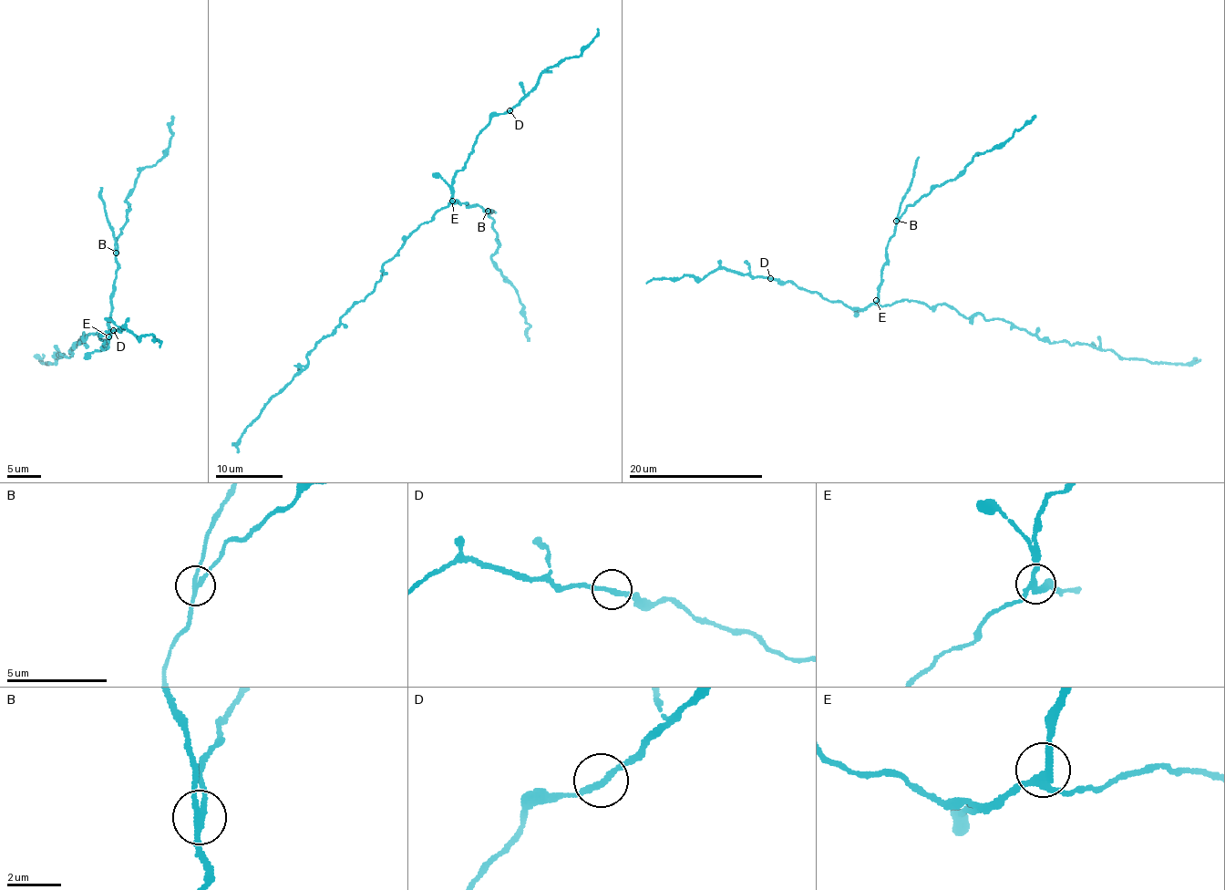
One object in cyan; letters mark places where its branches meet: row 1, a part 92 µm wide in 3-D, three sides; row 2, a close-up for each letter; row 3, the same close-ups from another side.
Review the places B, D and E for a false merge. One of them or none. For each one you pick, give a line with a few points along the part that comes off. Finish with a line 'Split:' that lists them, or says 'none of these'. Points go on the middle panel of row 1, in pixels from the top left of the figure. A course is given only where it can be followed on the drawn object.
Split: B

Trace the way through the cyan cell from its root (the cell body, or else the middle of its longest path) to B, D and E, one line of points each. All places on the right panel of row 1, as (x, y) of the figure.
B: (906, 300), (880, 304), (880, 269), (886, 261), (888, 240), (894, 233), (897, 221)
D: (906, 300), (850, 307), (789, 281), (770, 278)
E: (906, 300), (881, 305), (876, 300)

